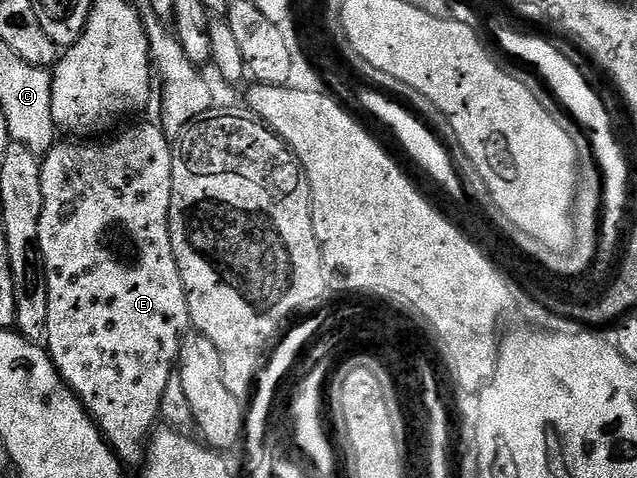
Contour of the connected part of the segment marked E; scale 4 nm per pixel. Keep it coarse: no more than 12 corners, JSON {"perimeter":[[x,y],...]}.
{"perimeter":[[157,122],[42,159],[44,346],[123,461],[191,330]]}

